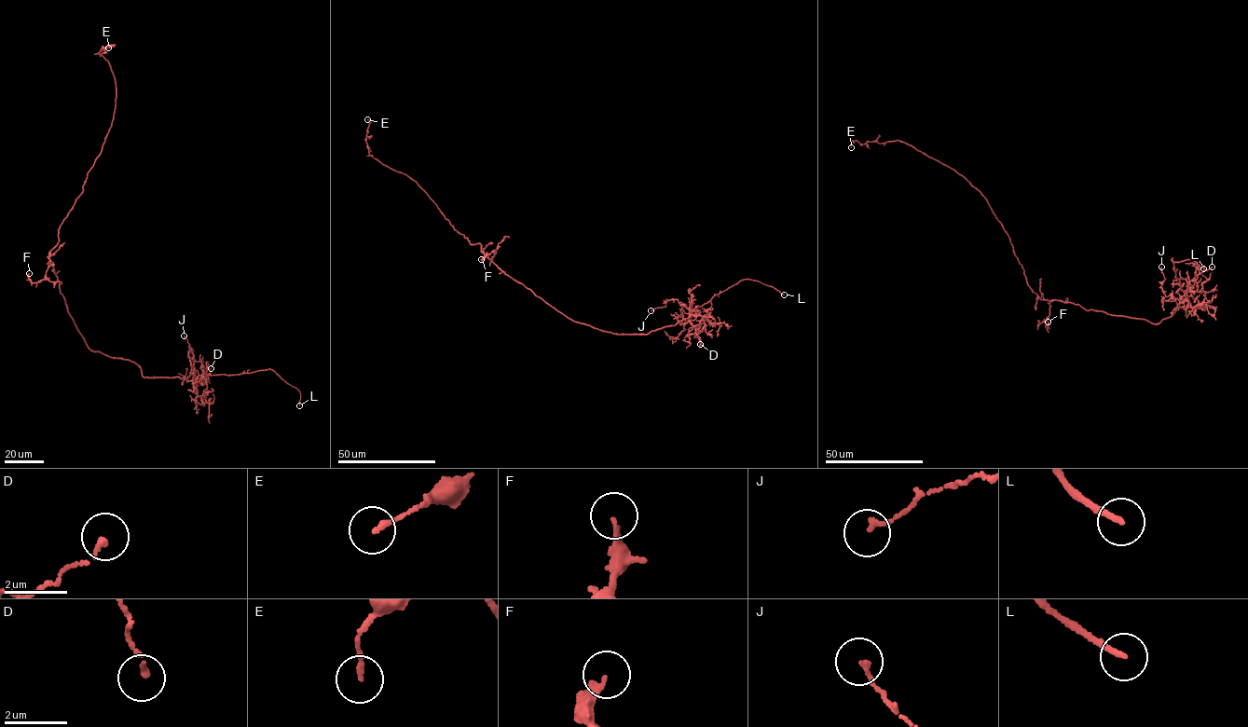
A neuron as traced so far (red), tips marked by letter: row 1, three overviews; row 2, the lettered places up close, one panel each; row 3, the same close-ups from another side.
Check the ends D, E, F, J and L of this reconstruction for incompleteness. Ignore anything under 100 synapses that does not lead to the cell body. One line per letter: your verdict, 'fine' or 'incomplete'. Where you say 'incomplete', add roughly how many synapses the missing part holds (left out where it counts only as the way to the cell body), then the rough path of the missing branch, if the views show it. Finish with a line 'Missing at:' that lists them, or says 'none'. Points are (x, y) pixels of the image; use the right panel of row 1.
D: fine
E: fine
F: fine
J: fine
L: incomplete
Missing at: L

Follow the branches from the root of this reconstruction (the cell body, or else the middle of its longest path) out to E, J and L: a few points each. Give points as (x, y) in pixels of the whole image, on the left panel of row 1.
E: (61, 292), (48, 256), (114, 119), (115, 78), (99, 53), (108, 48)
J: (61, 292), (89, 349), (134, 362), (144, 377), (178, 377), (194, 384), (188, 355), (189, 344), (184, 336)
L: (61, 292), (89, 349), (134, 362), (144, 377), (188, 380), (203, 375), (269, 369), (299, 390), (299, 405)

